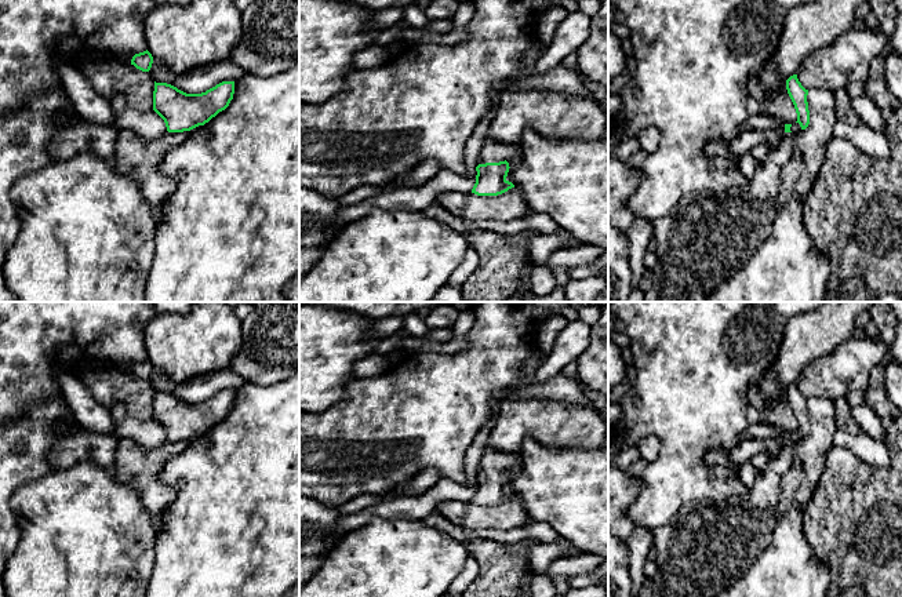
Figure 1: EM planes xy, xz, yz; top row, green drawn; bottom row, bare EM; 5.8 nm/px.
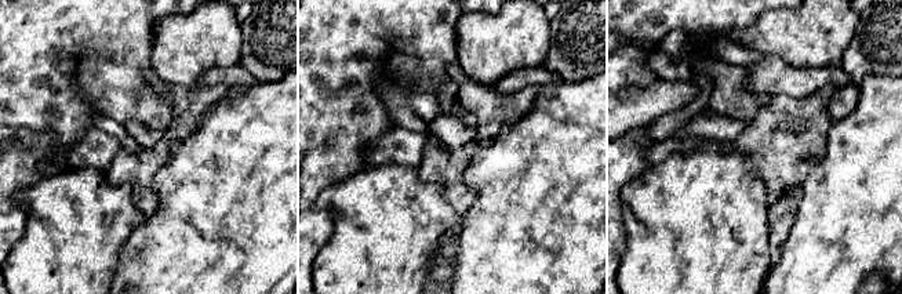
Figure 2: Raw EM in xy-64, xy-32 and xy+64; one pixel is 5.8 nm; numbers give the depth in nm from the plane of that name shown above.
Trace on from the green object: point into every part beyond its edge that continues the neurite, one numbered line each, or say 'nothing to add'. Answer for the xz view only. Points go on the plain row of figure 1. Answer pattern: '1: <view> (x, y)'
1: xz (493, 459)

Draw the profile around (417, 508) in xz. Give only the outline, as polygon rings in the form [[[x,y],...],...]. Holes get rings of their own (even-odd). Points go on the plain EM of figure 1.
[[[440,478],[430,489],[419,496],[400,496],[383,499],[353,514],[342,516],[334,525],[334,532],[341,536],[365,525],[372,517],[385,520],[407,517],[423,520],[443,500],[472,500],[476,488],[473,485],[458,484],[448,478]]]

